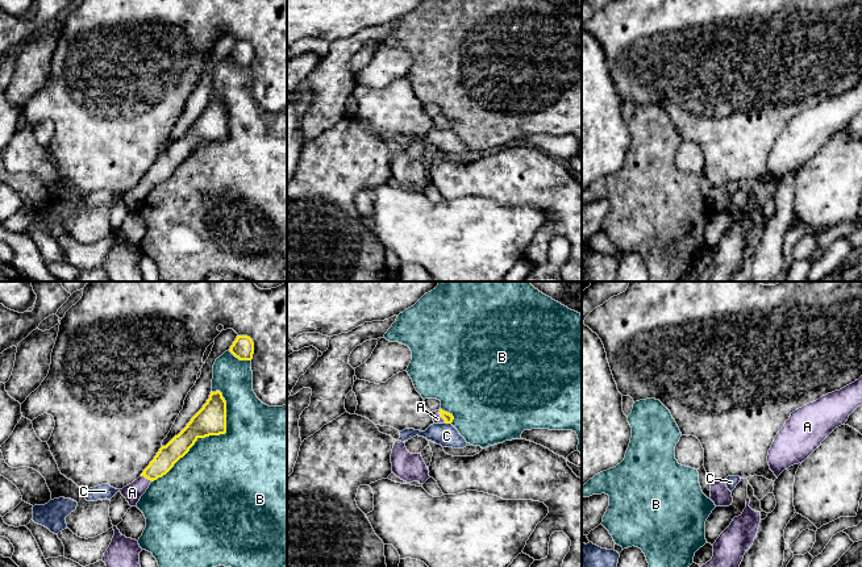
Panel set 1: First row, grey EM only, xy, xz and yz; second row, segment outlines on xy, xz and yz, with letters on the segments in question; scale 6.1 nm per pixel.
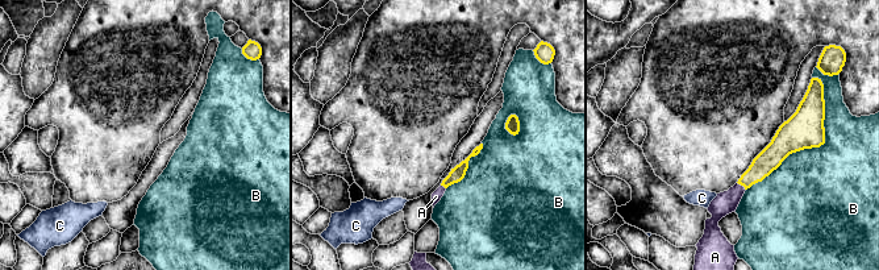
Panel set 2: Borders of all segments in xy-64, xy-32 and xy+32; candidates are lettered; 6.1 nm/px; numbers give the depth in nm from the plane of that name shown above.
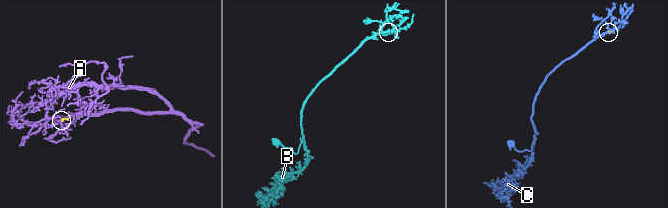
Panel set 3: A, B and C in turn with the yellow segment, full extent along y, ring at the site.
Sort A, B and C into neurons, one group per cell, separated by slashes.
A / B / C

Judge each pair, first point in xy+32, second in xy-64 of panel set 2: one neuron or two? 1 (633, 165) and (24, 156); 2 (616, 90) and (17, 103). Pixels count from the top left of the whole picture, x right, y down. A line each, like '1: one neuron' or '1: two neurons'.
1: one neuron
2: two neurons

